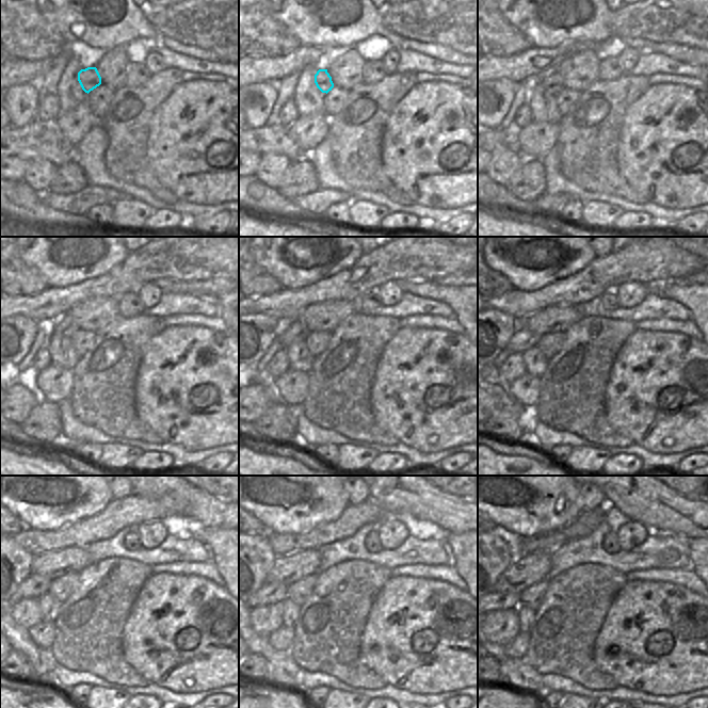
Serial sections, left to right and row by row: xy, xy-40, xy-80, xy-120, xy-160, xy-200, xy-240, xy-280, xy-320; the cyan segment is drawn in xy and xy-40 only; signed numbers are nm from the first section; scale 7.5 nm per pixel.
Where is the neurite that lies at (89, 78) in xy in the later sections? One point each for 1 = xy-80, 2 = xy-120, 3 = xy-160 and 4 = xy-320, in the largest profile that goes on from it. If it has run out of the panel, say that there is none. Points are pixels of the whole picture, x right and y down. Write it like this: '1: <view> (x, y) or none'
1: xy-80 (551, 82)
2: xy-120 (65, 323)
3: xy-160 (290, 331)
4: xy-320 (499, 600)

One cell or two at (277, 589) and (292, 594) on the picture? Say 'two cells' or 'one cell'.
two cells

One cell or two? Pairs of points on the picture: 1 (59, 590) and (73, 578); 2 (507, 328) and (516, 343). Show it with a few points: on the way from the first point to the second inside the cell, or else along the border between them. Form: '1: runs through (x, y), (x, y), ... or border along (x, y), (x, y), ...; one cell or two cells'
1: runs through (62, 588), (69, 581); one cell
2: border along (517, 331), (505, 348); two cells

